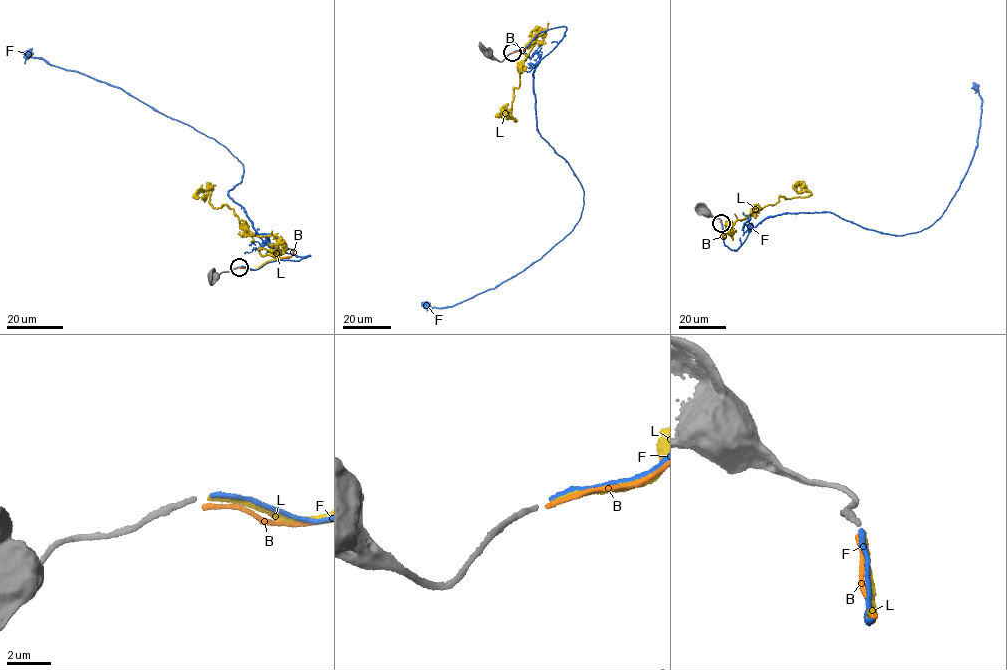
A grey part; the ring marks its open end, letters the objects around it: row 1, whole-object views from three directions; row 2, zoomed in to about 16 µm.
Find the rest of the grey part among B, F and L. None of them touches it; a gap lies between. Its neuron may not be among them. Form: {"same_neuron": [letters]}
{"same_neuron": ["L"]}

